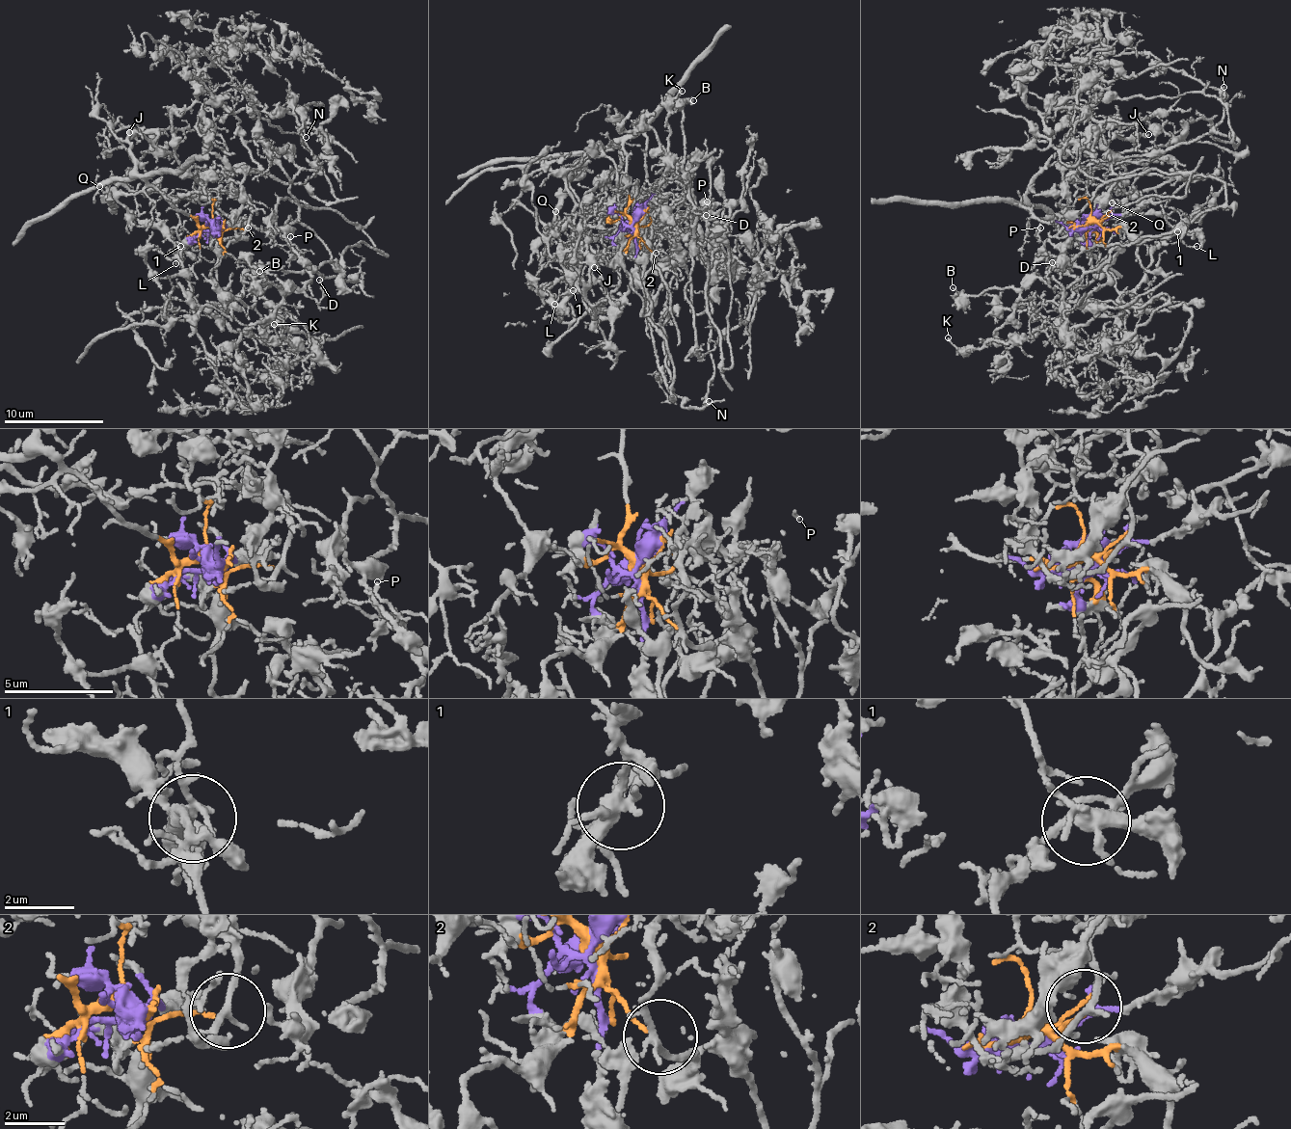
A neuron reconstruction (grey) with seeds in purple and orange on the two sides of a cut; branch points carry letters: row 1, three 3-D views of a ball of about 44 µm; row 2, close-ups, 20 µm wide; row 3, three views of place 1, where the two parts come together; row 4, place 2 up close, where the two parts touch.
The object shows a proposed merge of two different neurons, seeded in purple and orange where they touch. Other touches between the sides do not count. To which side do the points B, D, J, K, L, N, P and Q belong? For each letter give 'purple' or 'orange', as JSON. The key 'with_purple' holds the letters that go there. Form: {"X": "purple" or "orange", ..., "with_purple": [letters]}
{"B": "purple", "D": "purple", "J": "orange", "K": "purple", "L": "orange", "N": "purple", "P": "purple", "Q": "orange", "with_purple": ["B", "D", "K", "N", "P"]}

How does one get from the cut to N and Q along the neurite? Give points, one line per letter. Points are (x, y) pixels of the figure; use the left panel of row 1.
N: (215, 228), (330, 252), (274, 330), (299, 206), (230, 171), (333, 202), (307, 137)
Q: (215, 228), (199, 225), (148, 186), (120, 196), (114, 189), (112, 204), (113, 197), (98, 187)

